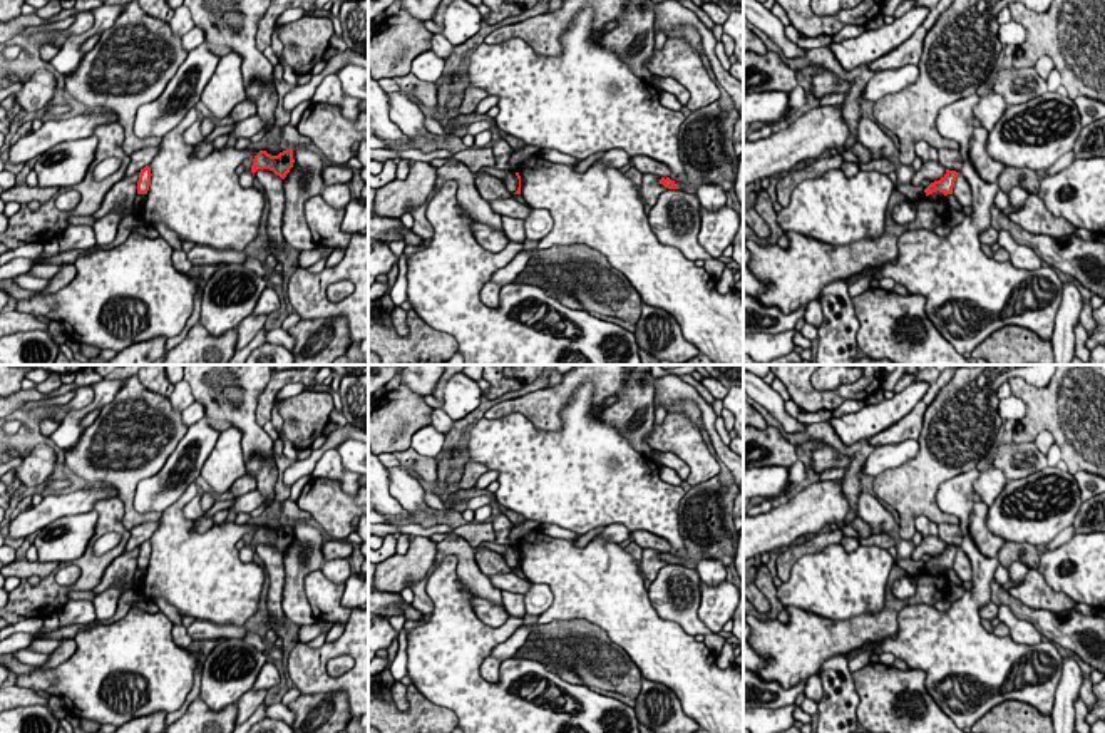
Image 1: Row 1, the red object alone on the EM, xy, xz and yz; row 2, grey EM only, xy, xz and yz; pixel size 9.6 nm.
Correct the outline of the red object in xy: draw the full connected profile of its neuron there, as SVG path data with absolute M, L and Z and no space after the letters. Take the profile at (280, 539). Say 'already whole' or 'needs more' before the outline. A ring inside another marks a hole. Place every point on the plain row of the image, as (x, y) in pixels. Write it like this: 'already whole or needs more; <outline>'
already whole; M286 524L278 531L271 531L266 525L260 525L253 534L251 547L256 547L258 544L270 544L276 551L285 554L290 544L293 542L293 537L293 524Z

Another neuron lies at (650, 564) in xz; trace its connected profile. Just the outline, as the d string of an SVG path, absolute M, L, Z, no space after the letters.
M643 549L638 567L645 579L655 581L660 569L668 564L660 557L660 554L661 552L655 549Z

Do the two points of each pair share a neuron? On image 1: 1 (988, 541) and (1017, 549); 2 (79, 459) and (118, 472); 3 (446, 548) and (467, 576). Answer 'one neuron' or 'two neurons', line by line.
1: two neurons
2: one neuron
3: one neuron

